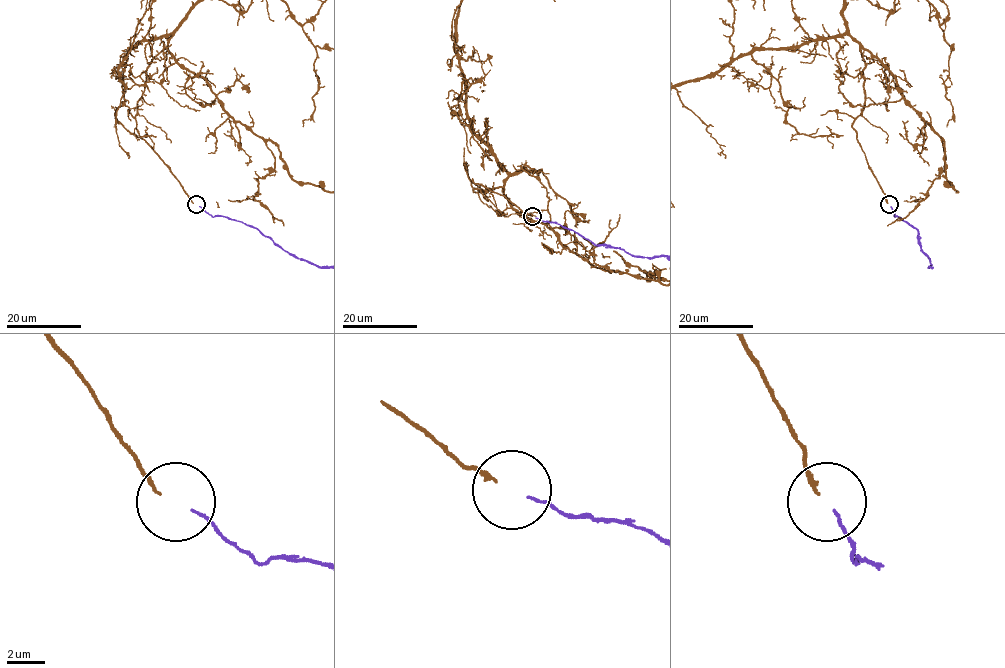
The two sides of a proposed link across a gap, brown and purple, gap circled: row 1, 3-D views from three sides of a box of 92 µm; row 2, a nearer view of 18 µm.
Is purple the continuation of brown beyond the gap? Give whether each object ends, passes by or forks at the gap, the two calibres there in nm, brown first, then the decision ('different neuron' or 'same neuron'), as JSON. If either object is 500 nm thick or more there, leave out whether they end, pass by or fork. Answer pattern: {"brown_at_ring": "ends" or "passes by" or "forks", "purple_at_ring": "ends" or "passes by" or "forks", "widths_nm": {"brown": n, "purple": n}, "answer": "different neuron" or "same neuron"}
{"brown_at_ring": "ends", "purple_at_ring": "ends", "widths_nm": {"brown": 170, "purple": 120}, "answer": "same neuron"}

